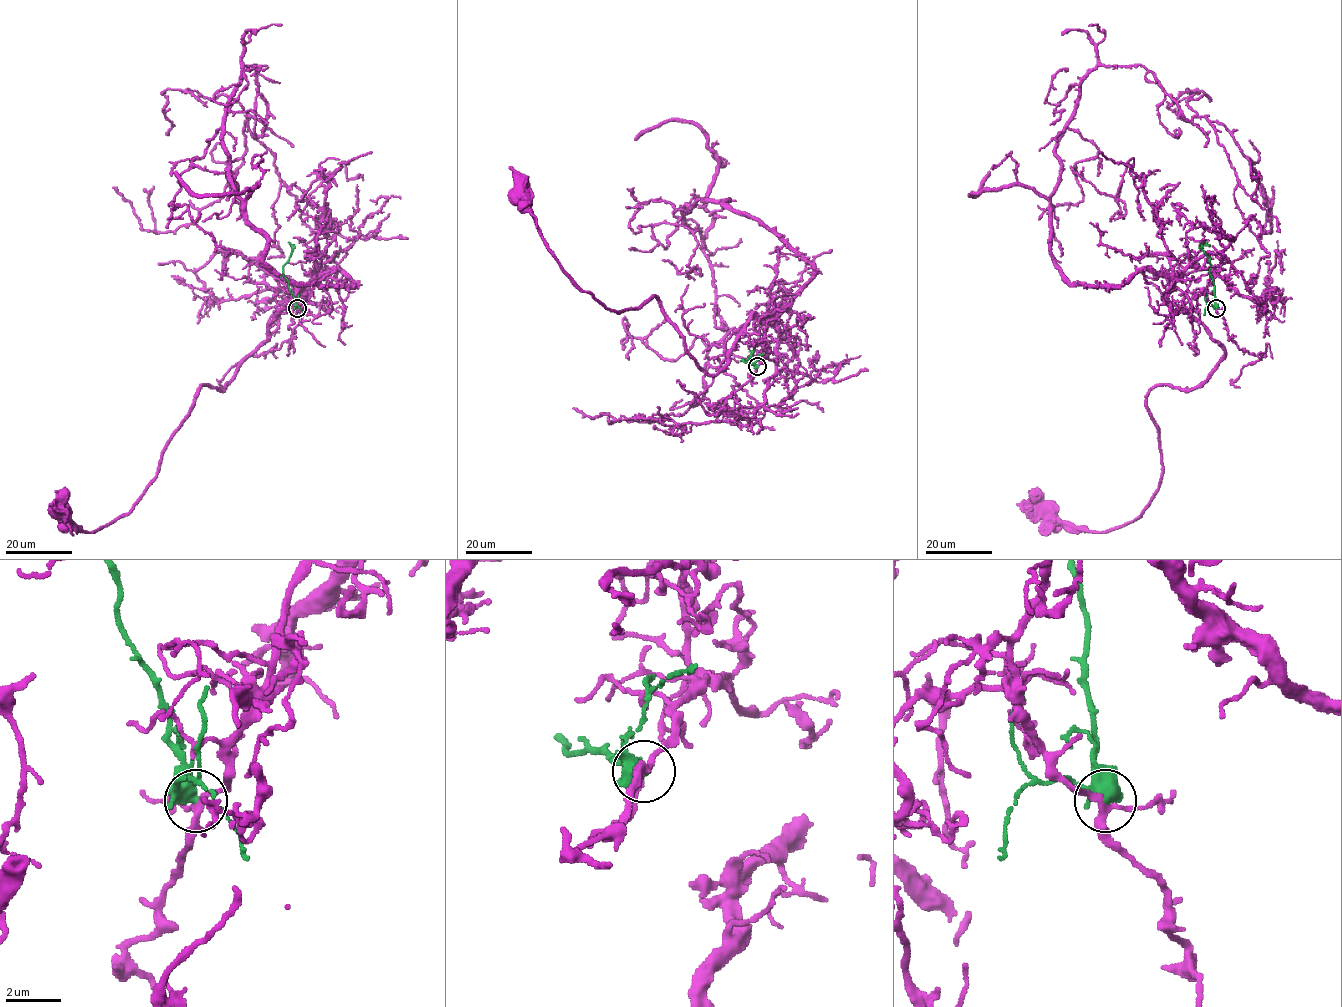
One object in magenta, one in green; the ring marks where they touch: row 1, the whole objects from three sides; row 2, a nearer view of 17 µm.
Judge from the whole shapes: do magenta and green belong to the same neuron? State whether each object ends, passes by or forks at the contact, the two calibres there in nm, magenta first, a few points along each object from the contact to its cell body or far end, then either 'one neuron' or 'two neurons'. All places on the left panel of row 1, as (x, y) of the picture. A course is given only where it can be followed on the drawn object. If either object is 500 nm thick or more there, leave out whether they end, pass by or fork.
magenta forks there; green forks there; 200 nm thick on the magenta side, 400 nm on the other; magenta runs (297, 308), (318, 267), (224, 389), (197, 391), (156, 478), (128, 512), (83, 532), (61, 506); green runs (297, 308), (282, 269), (294, 245), (291, 246); two neurons

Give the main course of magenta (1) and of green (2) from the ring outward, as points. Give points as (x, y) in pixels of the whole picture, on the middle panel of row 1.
1: (757, 366), (776, 359), (774, 324), (751, 313), (708, 375), (654, 297), (616, 312), (584, 292), (521, 202)
2: (757, 366), (742, 360), (749, 360), (752, 352), (754, 357), (751, 359)

